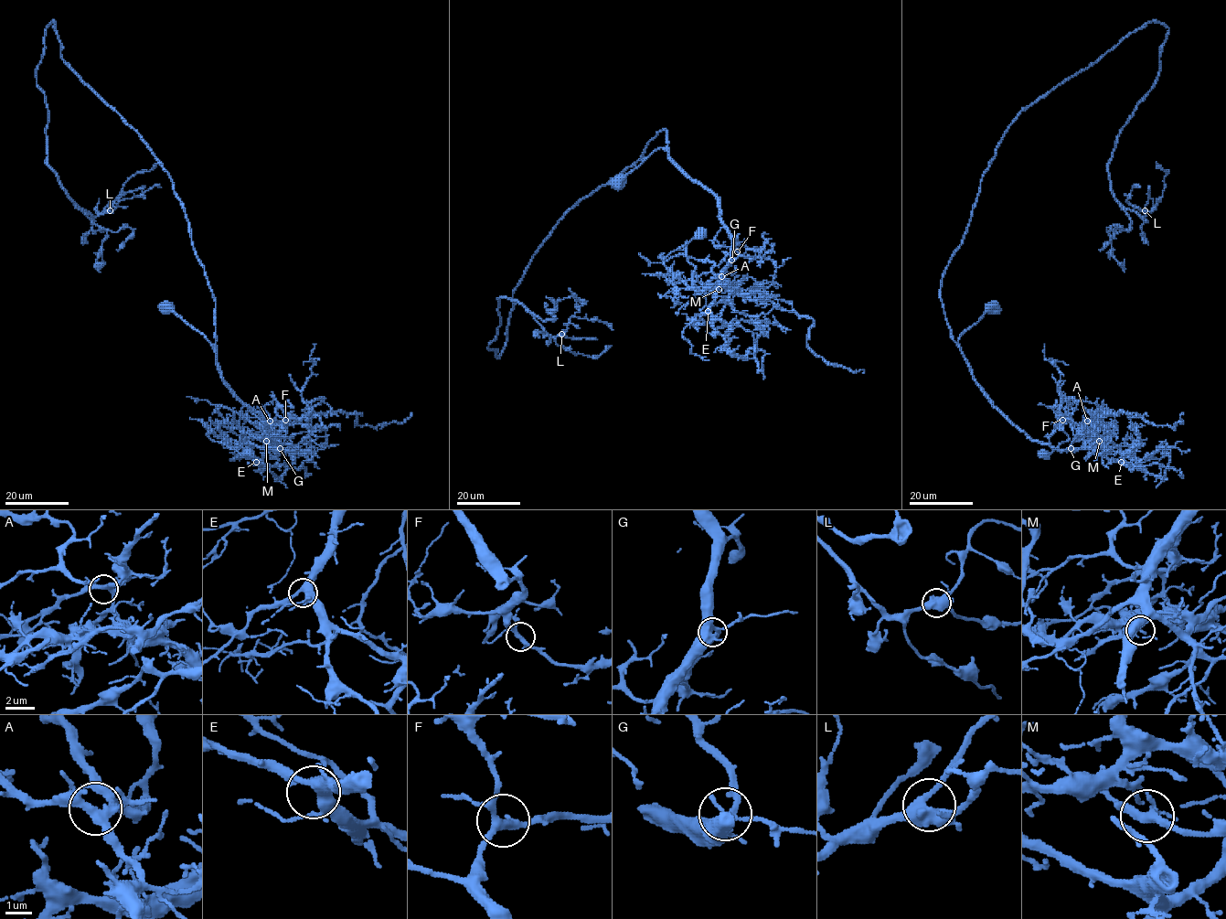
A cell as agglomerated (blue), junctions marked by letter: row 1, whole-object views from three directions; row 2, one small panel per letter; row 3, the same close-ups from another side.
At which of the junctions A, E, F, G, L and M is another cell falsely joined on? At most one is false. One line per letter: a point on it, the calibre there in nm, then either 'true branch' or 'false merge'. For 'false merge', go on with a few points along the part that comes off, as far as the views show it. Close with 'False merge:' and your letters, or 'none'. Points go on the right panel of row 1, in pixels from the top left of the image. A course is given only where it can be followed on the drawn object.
A: at (1087, 421); 300 nm thick; true branch
E: at (1121, 462); 400 nm thick; true branch
F: at (1062, 420); 240 nm thick; true branch
G: at (1071, 448); 360 nm thick; true branch
L: at (1145, 210); 480 nm thick; true branch
M: at (1099, 441); 240 nm thick; false merge; foreign part runs (1099, 440), (1096, 432), (1105, 424), (1100, 418), (1110, 413), (1136, 413), (1172, 427), (1182, 422), (1183, 413)
False merge: M

